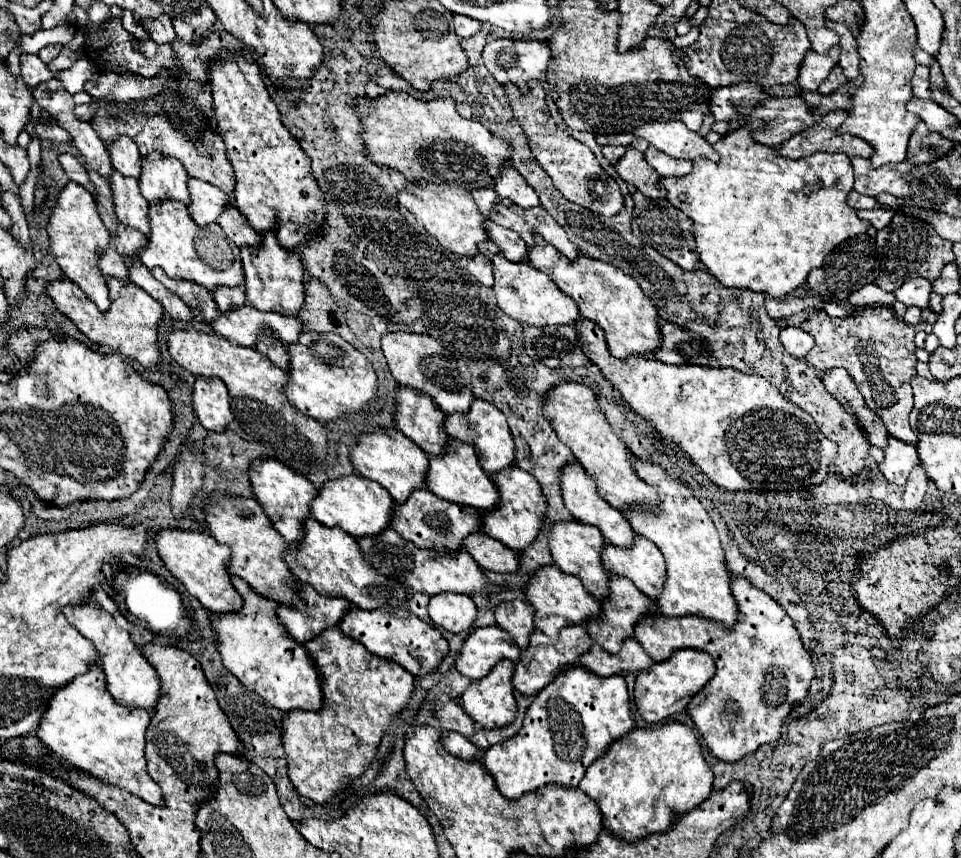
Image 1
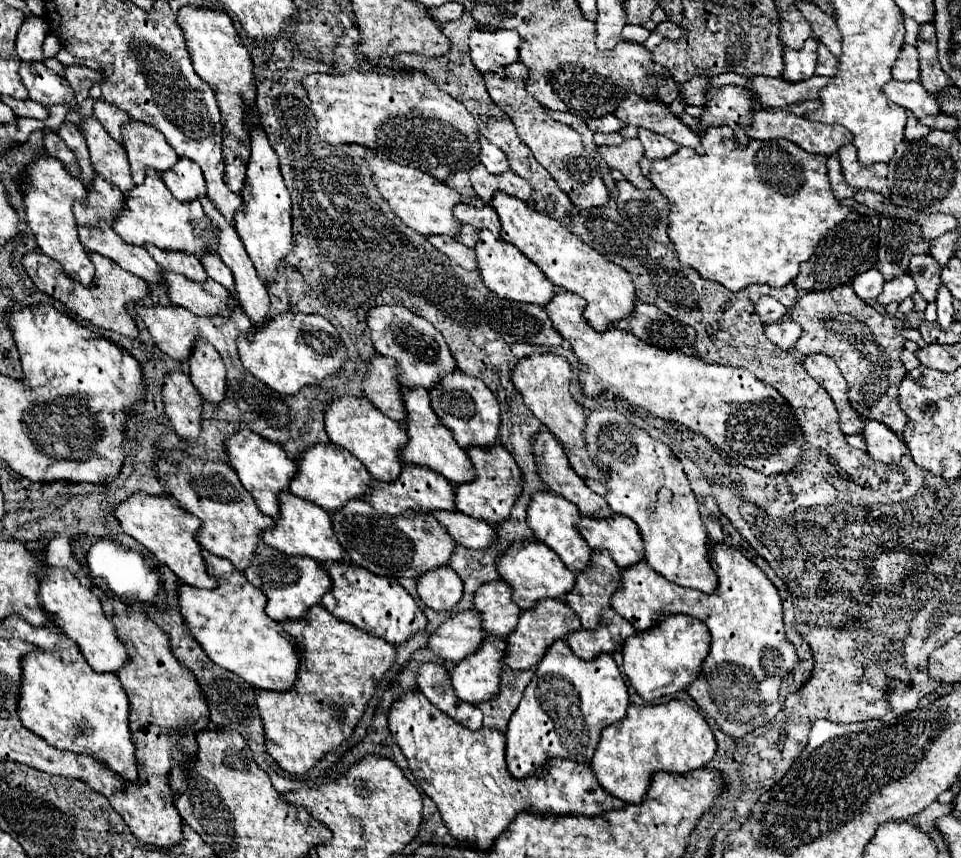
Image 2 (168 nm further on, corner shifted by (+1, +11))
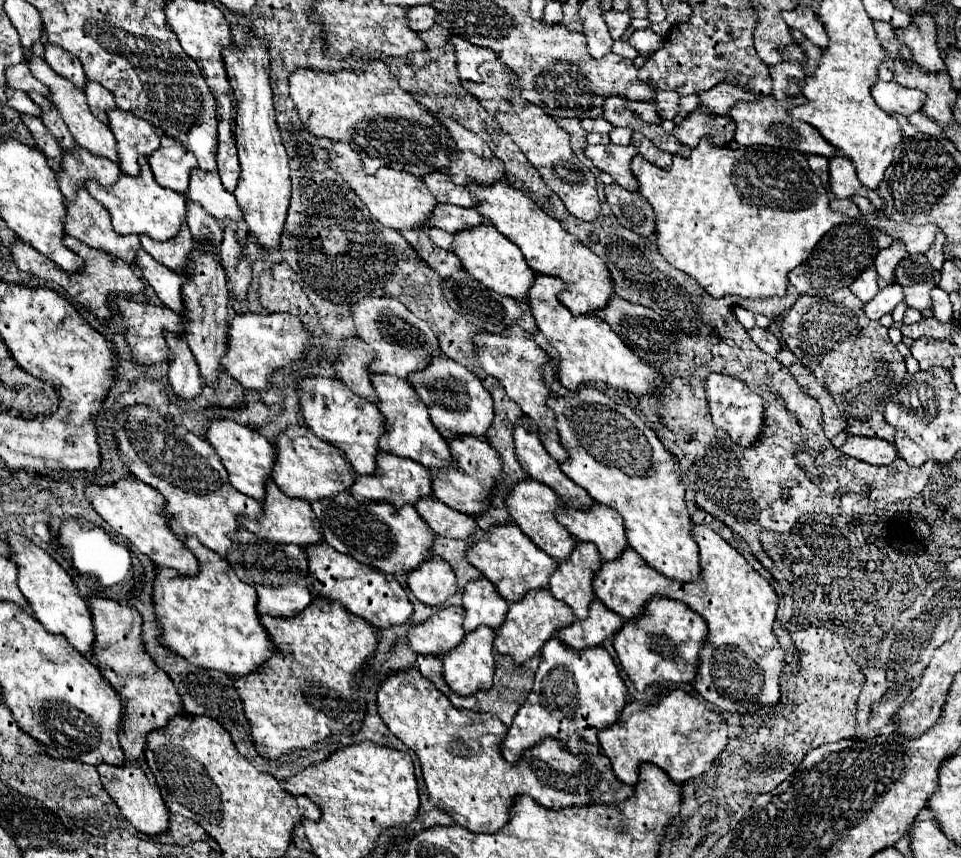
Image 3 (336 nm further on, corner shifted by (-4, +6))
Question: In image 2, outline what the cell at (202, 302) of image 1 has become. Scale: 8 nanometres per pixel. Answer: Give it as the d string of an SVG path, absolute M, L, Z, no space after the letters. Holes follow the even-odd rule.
M146 245L146 249L154 257L154 261L160 265L160 269L180 273L198 283L208 279L202 263L198 261L198 257L192 257L192 253L168 253L164 249L156 249L154 245Z

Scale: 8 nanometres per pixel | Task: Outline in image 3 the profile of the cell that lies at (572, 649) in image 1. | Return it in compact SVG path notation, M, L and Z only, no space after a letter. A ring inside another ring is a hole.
M533 590L533 594L525 596L525 602L509 604L507 618L503 626L495 632L495 650L503 656L511 656L513 662L517 664L525 664L527 660L531 660L541 652L545 642L551 640L557 634L557 630L571 626L573 622L575 622L575 614L571 606L553 598L549 590Z

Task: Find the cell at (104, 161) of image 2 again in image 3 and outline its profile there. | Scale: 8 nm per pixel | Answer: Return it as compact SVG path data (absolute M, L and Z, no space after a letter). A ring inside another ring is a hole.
M31 54L31 56L27 56L27 62L29 62L31 70L33 70L33 76L37 76L45 86L49 86L49 90L51 90L51 94L53 94L53 100L51 100L51 102L53 102L53 104L57 106L57 110L61 112L61 116L63 116L65 124L69 126L75 142L77 142L81 148L85 148L87 152L91 152L91 154L95 154L95 156L103 156L103 158L119 164L117 140L115 140L113 132L109 130L109 126L105 126L103 122L99 122L99 120L91 114L91 110L89 110L89 106L87 106L85 94L83 94L81 90L77 90L77 88L73 86L73 82L69 82L69 80L53 74L53 70L47 66L47 62L45 62L43 58L37 58L35 54Z

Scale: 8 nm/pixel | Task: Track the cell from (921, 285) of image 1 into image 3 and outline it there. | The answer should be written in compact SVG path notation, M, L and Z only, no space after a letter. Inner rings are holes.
M887 286L885 290L879 290L877 296L865 304L865 314L871 318L871 320L879 320L883 314L889 314L893 312L893 308L905 300L905 290L903 286Z

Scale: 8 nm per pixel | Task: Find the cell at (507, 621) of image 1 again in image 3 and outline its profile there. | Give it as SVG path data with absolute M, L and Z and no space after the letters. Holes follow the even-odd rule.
M479 578L465 586L463 608L467 610L463 622L467 632L477 630L481 624L497 630L505 622L509 604L487 578Z

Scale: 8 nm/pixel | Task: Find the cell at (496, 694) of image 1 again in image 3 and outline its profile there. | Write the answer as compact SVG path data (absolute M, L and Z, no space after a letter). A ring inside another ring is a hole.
M479 626L477 630L469 632L461 646L451 654L445 654L443 660L443 678L449 688L459 696L473 696L481 690L489 690L493 686L493 672L495 672L495 658L493 658L493 640L495 630L487 626Z

